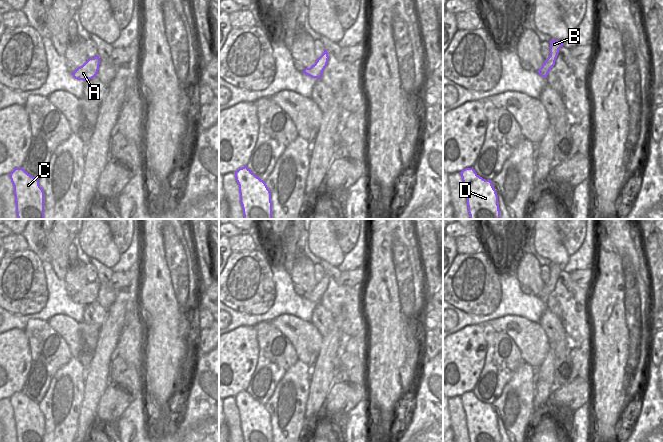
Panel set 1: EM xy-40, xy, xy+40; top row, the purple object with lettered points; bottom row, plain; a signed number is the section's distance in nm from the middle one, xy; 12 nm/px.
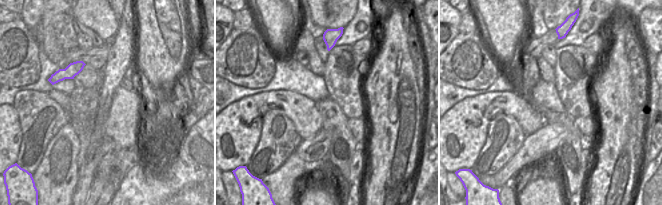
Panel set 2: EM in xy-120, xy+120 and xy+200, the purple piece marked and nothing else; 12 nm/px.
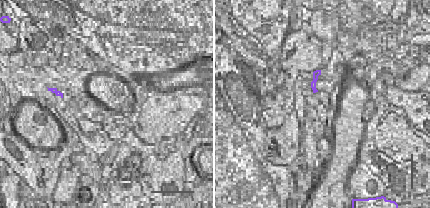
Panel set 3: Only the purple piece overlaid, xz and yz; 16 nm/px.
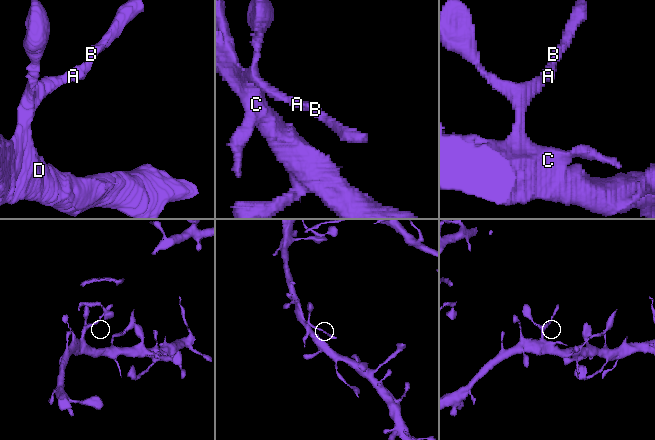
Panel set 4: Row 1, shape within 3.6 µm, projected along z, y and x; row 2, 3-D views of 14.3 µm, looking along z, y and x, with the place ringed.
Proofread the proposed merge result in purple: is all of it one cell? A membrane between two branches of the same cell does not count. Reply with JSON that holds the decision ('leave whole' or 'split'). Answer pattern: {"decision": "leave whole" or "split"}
{"decision": "leave whole"}

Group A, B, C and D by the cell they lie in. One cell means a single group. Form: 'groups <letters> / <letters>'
groups A B C D

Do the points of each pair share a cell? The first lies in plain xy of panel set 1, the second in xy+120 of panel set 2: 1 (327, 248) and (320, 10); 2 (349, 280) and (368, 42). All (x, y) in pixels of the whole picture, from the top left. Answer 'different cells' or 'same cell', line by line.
1: same cell
2: same cell

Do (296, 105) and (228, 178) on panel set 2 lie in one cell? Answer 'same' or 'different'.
different

